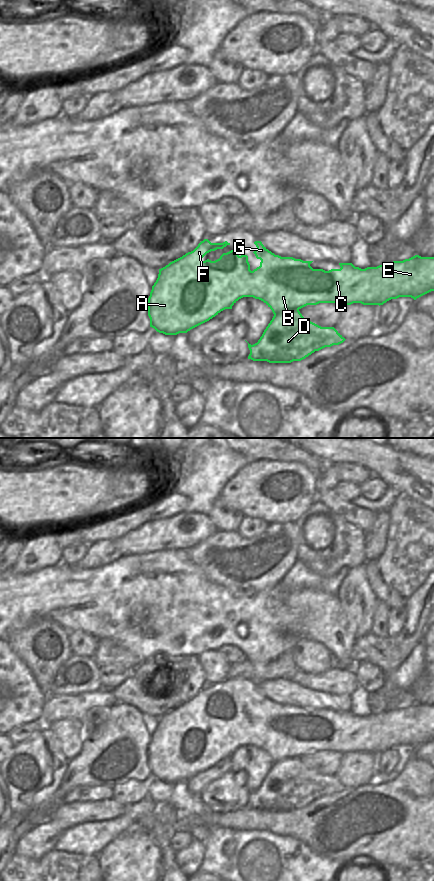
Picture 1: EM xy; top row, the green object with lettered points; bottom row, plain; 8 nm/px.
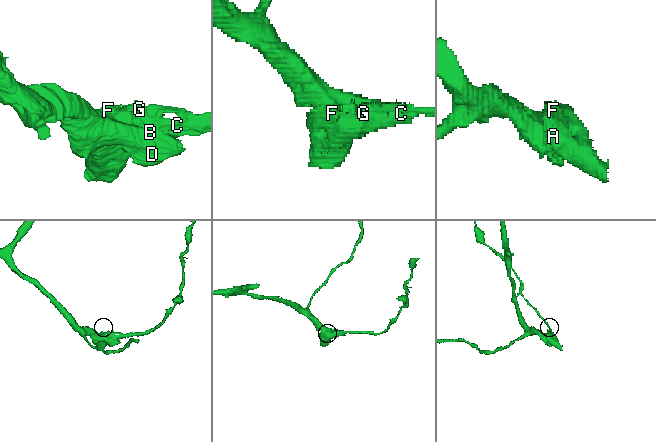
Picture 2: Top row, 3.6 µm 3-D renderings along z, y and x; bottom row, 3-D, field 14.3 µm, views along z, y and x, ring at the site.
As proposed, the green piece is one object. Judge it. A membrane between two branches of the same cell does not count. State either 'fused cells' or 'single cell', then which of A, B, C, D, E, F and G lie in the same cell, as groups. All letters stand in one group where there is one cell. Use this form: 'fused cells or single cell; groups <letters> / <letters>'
fused cells; groups A B C E F G / D

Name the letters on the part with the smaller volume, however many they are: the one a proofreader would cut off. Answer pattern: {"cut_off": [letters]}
{"cut_off": ["D"]}

